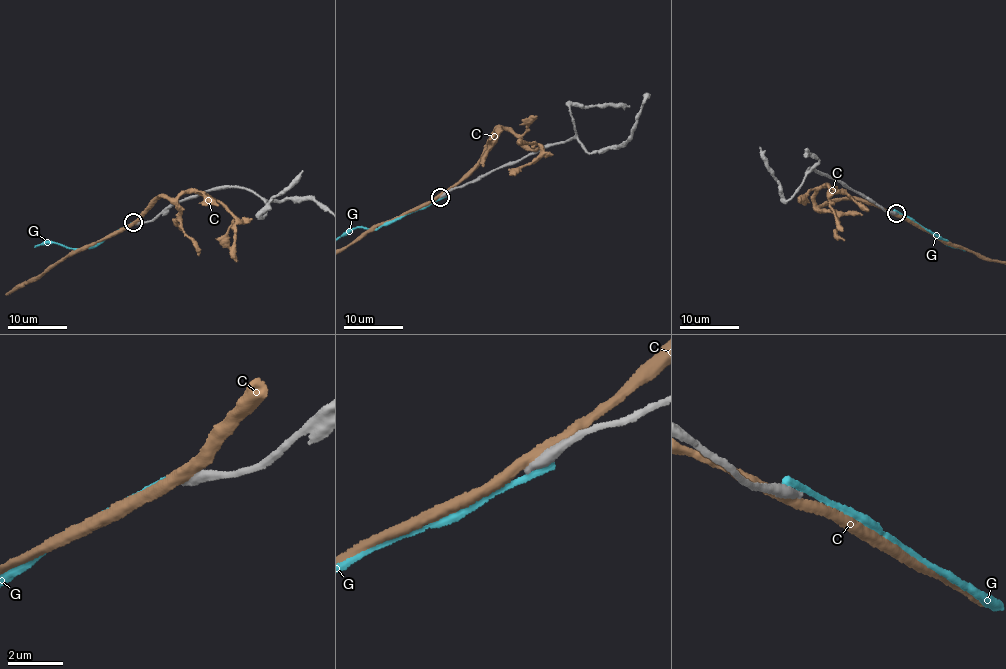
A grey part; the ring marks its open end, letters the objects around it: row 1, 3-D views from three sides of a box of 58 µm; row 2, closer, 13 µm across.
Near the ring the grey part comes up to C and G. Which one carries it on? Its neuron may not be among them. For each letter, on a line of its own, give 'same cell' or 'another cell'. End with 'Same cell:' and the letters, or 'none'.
C: another cell
G: another cell
Same cell: none

